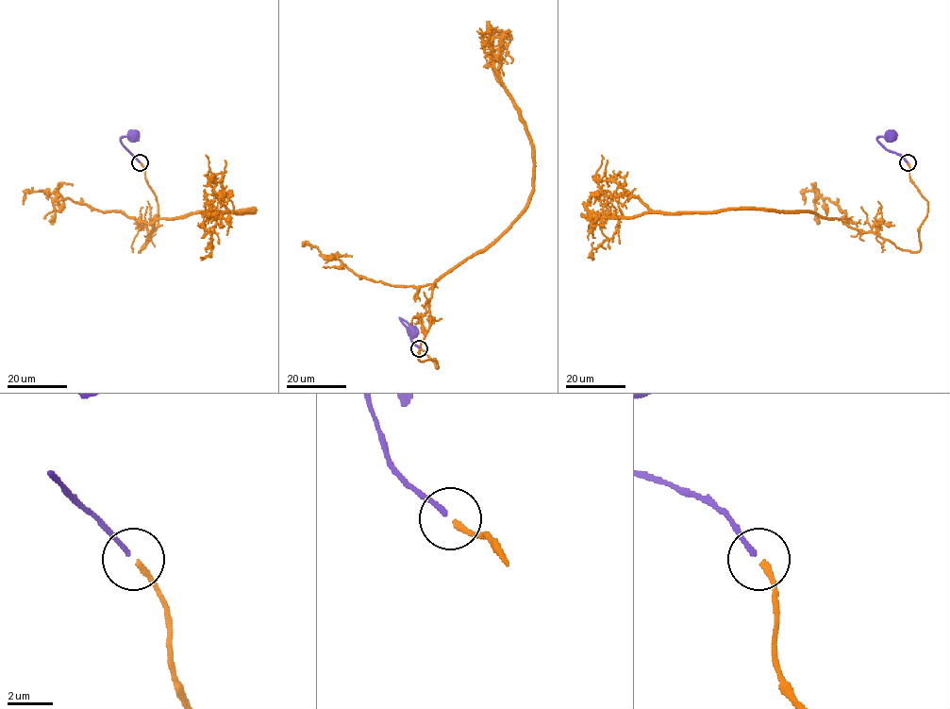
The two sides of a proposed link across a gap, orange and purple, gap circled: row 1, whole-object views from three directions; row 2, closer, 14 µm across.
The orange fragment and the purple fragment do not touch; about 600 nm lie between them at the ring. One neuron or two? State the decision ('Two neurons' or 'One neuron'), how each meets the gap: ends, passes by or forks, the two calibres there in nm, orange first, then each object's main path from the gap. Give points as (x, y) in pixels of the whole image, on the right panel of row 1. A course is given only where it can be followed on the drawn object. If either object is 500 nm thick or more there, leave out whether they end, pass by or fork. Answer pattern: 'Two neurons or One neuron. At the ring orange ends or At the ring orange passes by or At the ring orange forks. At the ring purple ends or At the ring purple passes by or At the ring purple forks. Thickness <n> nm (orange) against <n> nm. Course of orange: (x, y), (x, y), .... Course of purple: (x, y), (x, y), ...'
One neuron. At the ring orange ends. At the ring purple ends. Thickness 280 nm (orange) against 220 nm. Course of orange: (908, 162), (910, 180), (928, 205), (917, 252), (812, 211), (749, 210), (621, 218), (612, 236), (588, 257). Course of purple: (907, 162), (877, 140), (878, 137), (891, 136)

